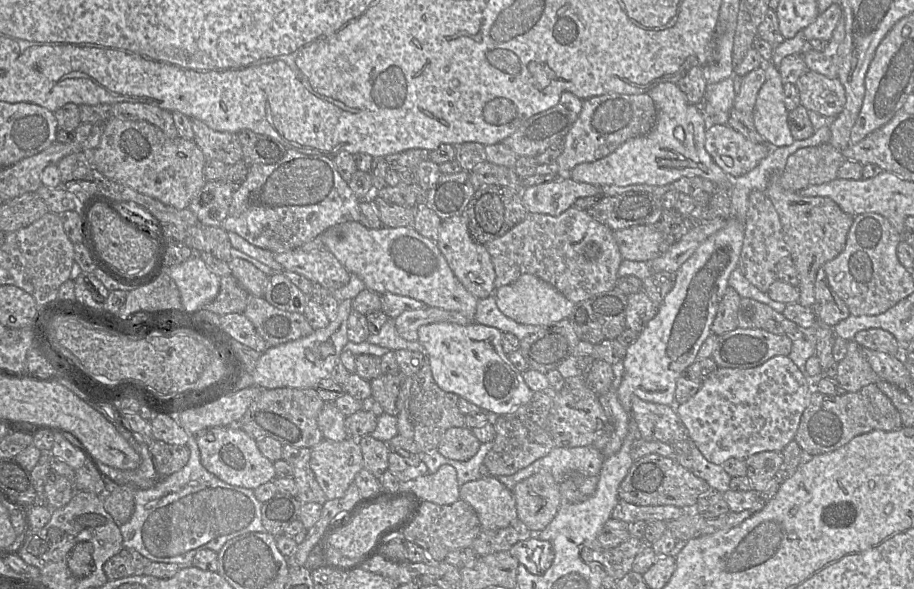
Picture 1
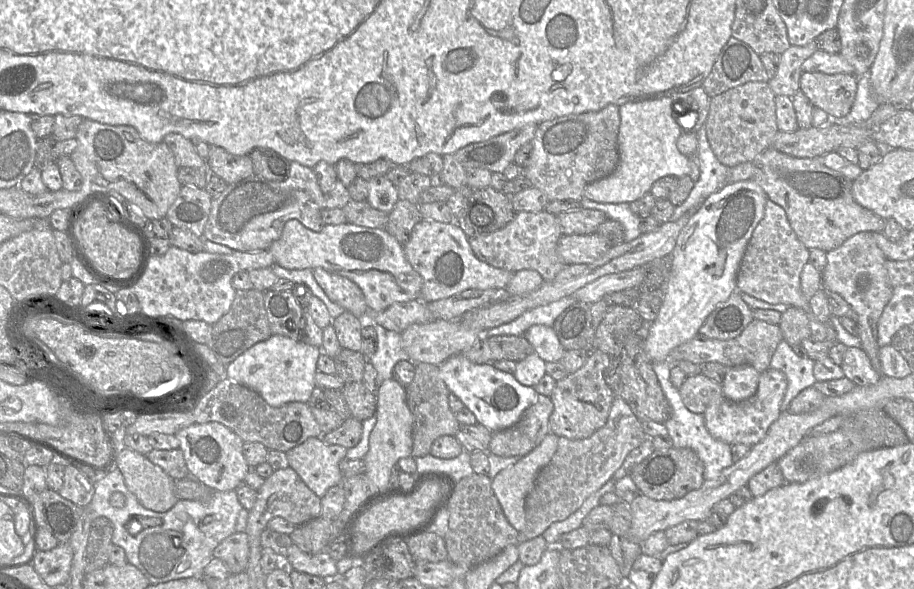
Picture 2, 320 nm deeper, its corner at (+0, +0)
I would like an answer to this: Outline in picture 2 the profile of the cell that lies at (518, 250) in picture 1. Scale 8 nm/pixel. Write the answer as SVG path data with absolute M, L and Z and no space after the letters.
M543 210L540 212L517 212L514 219L504 228L469 238L469 243L474 255L480 261L510 272L523 269L535 270L544 281L551 281L566 266L556 251L561 236L556 215Z

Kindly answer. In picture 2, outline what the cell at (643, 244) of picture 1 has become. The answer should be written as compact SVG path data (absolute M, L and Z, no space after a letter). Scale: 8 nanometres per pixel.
M598 233L562 235L557 243L557 254L566 265L592 263L601 257L610 244Z

